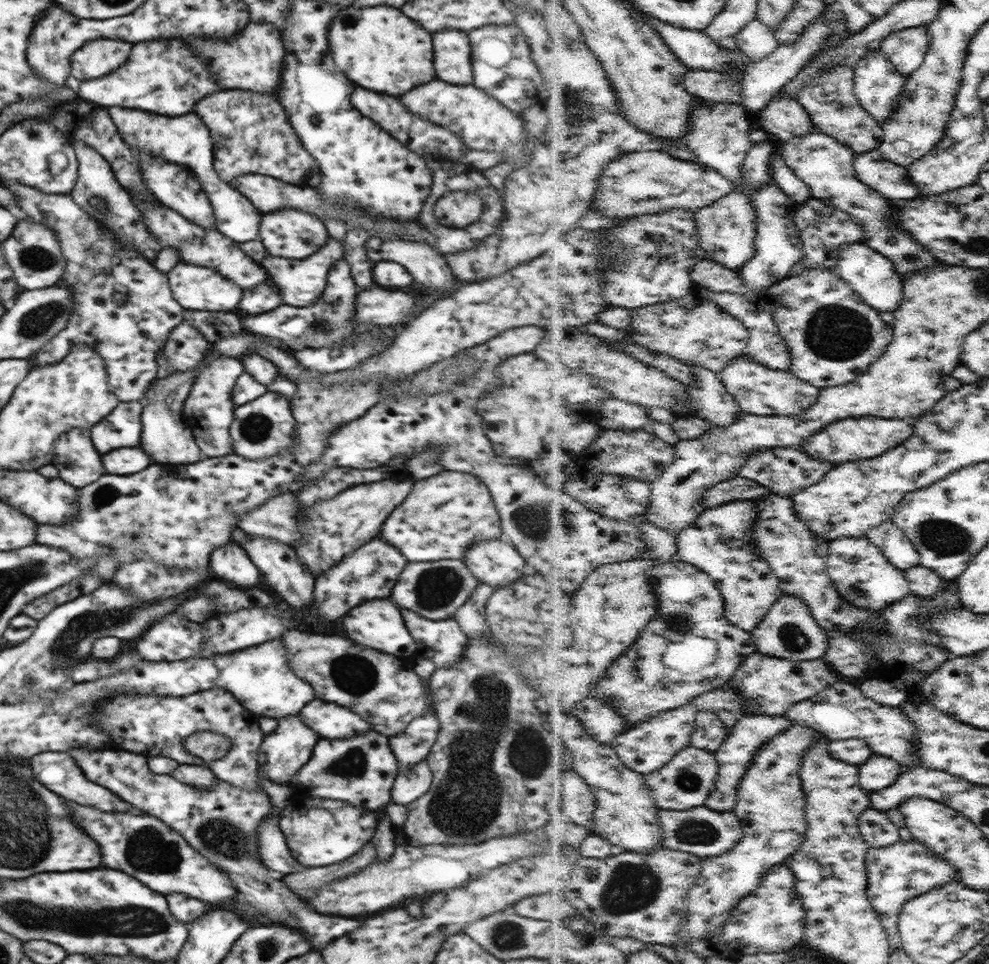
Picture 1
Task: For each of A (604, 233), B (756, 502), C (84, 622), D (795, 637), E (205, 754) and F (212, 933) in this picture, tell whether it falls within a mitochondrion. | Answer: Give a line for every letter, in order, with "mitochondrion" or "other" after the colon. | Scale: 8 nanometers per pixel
A: other
B: other
C: mitochondrion
D: mitochondrion
E: other
F: other

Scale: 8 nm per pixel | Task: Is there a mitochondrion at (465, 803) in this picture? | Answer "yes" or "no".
yes

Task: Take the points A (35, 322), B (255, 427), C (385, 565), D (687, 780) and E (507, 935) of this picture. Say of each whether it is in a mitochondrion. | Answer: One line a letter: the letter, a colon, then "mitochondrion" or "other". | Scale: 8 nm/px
A: mitochondrion
B: mitochondrion
C: other
D: mitochondrion
E: mitochondrion

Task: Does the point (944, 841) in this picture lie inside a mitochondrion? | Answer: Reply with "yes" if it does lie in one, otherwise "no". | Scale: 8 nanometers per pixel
no

